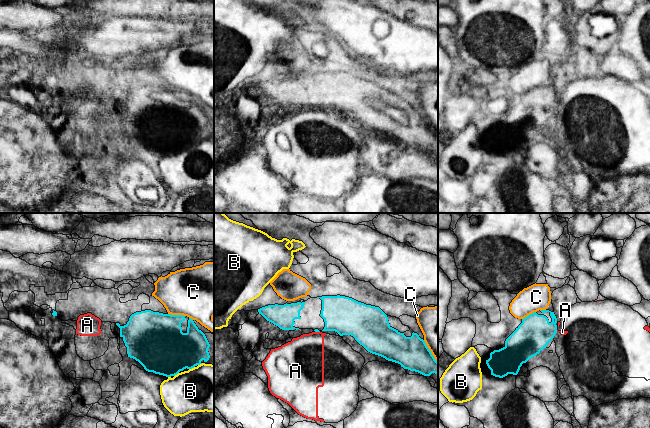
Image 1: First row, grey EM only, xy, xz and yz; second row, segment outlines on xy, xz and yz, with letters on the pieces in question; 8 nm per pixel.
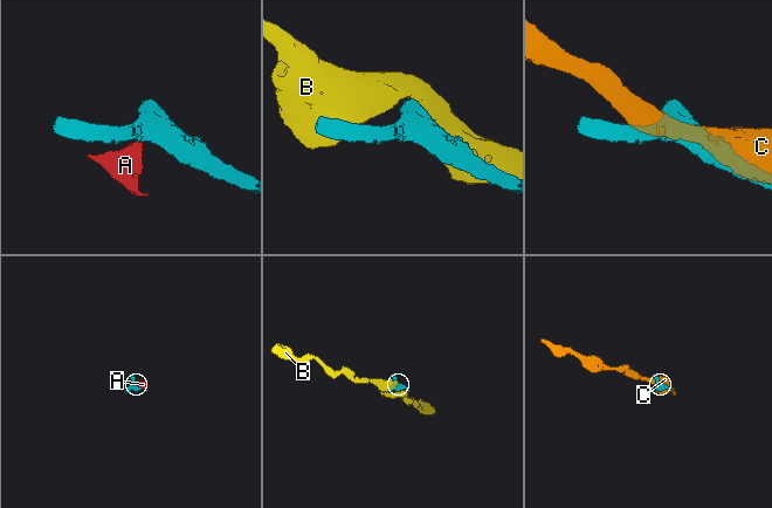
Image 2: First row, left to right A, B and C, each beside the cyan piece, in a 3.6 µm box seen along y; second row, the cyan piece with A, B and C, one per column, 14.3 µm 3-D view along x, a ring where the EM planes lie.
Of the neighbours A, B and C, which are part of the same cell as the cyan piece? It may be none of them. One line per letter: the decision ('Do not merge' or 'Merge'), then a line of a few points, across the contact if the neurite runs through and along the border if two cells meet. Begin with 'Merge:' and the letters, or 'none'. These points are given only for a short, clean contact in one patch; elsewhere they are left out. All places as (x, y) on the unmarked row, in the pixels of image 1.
Merge: none
A: Do not merge. Line: xz (315, 107), (319, 108)
B: Do not merge
C: Do not merge

